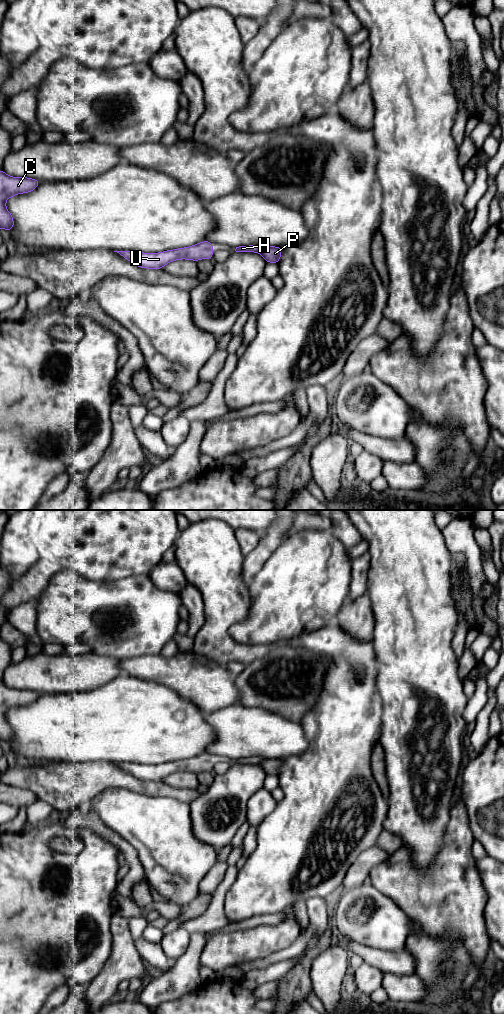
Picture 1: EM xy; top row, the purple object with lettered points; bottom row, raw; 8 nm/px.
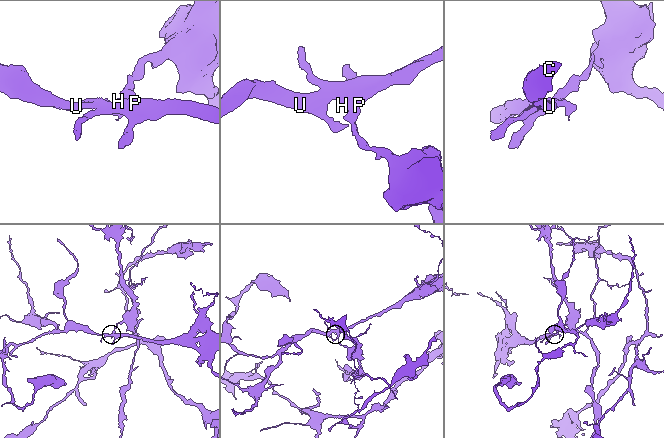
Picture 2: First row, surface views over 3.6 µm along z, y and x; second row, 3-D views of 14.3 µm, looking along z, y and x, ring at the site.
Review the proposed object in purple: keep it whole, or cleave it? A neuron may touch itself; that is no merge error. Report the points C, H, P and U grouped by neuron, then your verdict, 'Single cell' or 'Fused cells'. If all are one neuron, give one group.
Groups: C P U / H. Fused cells

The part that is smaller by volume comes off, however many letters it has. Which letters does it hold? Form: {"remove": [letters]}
{"remove": ["H"]}

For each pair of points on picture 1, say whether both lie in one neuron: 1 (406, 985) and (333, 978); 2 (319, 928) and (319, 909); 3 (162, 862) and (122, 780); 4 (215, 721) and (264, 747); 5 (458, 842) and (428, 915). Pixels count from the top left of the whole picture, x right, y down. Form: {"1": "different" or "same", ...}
{"1": "different", "2": "same", "3": "different", "4": "same", "5": "same"}

